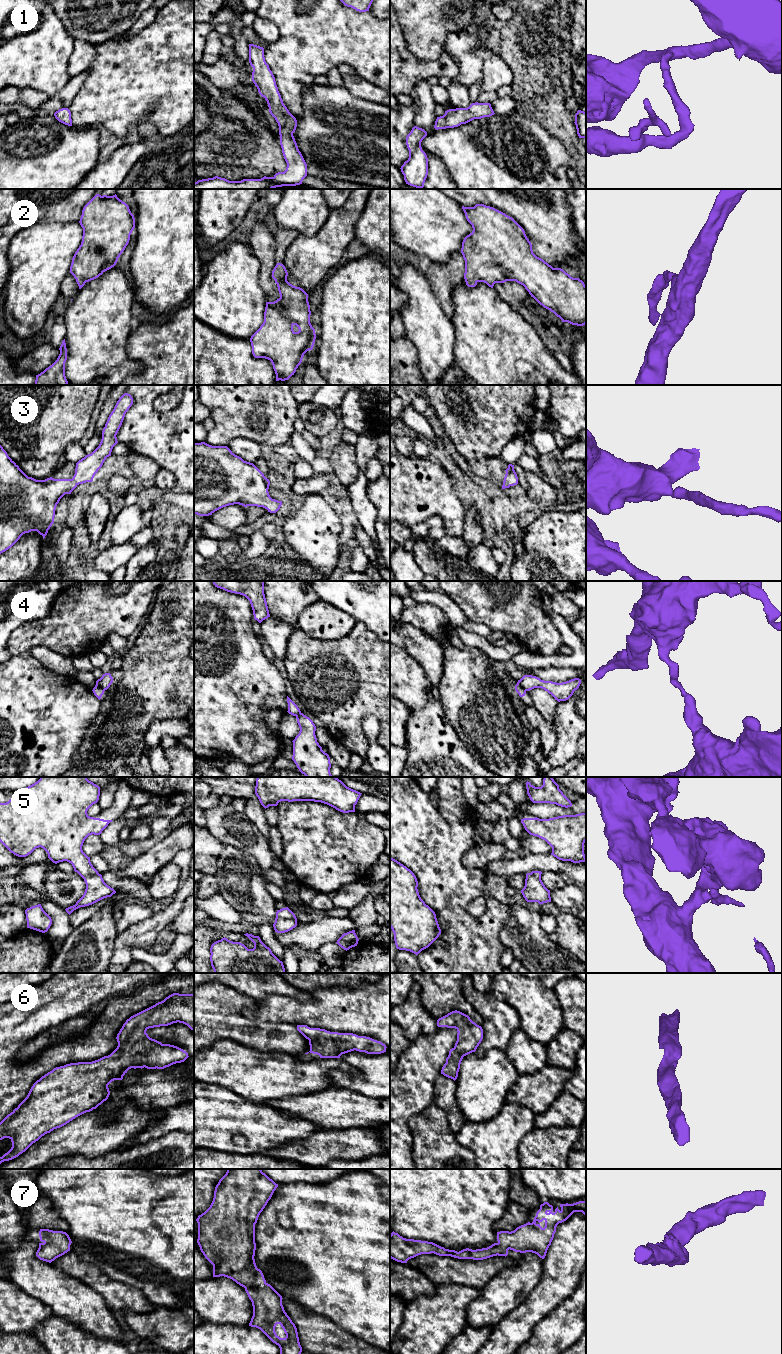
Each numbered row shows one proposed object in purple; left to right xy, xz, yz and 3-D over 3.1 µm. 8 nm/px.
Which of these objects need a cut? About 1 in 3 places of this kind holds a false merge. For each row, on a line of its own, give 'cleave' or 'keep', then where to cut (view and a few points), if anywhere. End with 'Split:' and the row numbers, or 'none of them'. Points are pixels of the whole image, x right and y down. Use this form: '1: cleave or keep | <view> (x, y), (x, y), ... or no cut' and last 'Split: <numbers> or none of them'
1: keep | no cut
2: keep | no cut
3: keep | no cut
4: cleave | yz (517, 682), (526, 690)
5: keep | no cut
6: keep | no cut
7: keep | no cut
Split: 4

